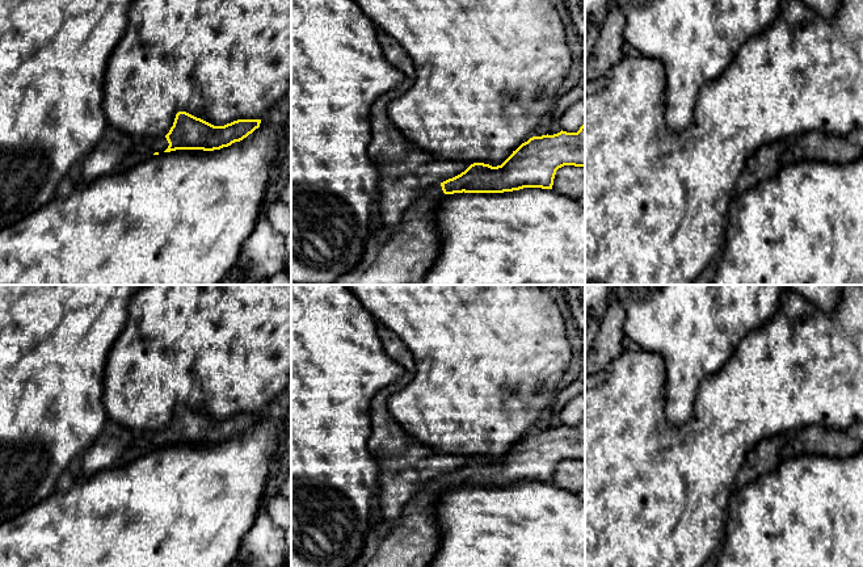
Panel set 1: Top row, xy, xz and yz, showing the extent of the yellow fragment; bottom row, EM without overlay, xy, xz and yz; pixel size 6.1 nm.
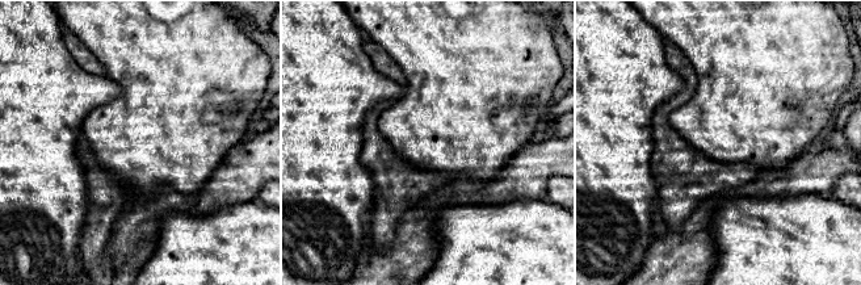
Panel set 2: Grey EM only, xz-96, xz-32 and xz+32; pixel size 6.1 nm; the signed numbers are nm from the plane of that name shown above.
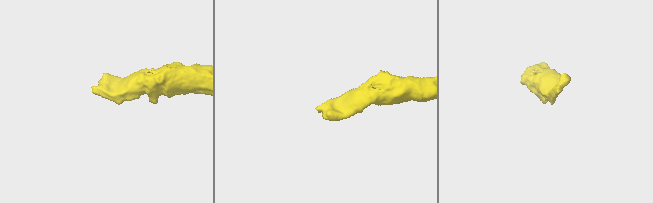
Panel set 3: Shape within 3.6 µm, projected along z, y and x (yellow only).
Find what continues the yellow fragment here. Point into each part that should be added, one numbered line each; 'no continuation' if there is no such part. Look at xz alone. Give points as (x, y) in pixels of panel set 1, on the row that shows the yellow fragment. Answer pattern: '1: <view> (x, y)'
1: xz (391, 256)

